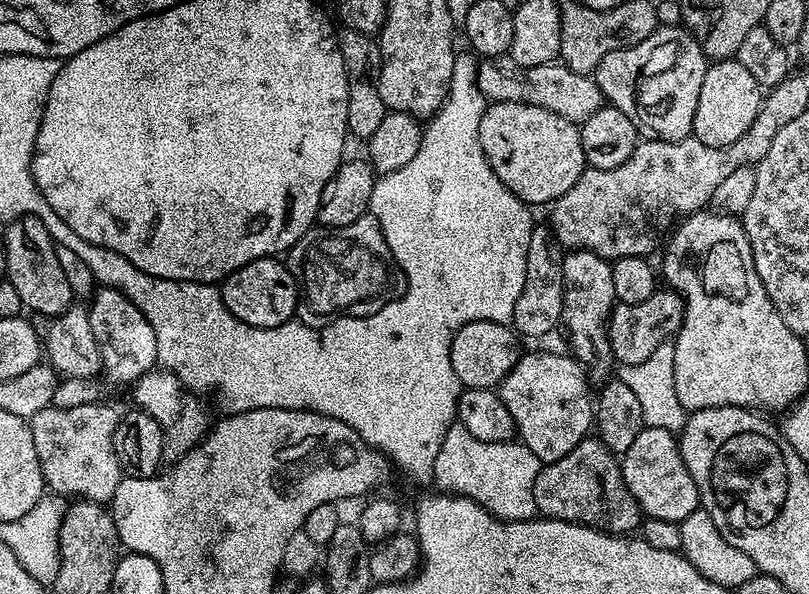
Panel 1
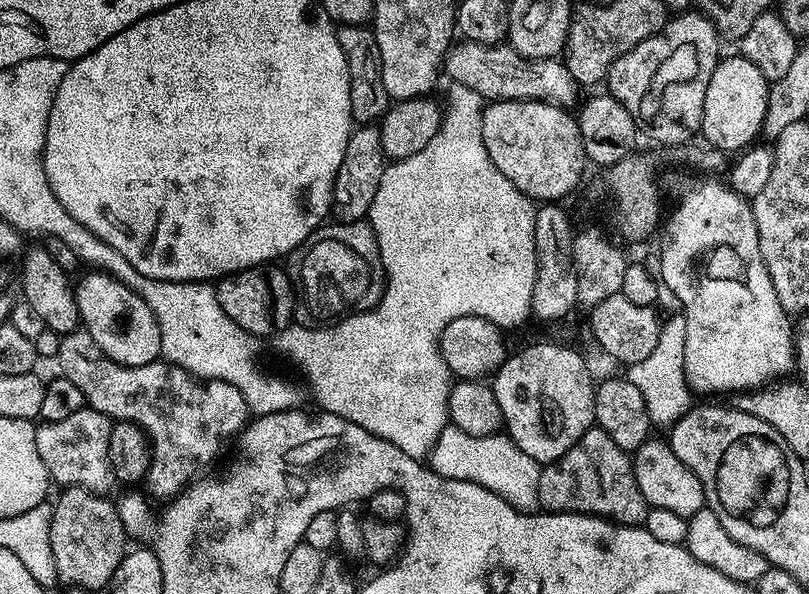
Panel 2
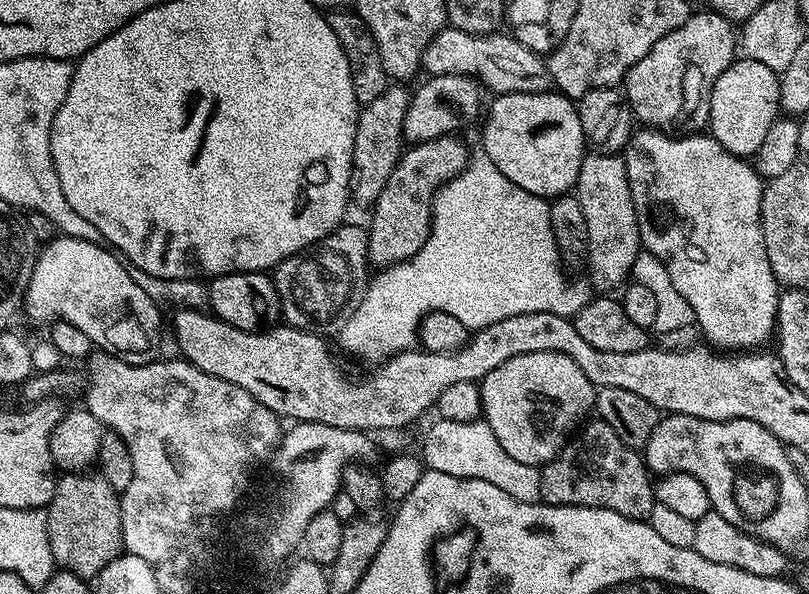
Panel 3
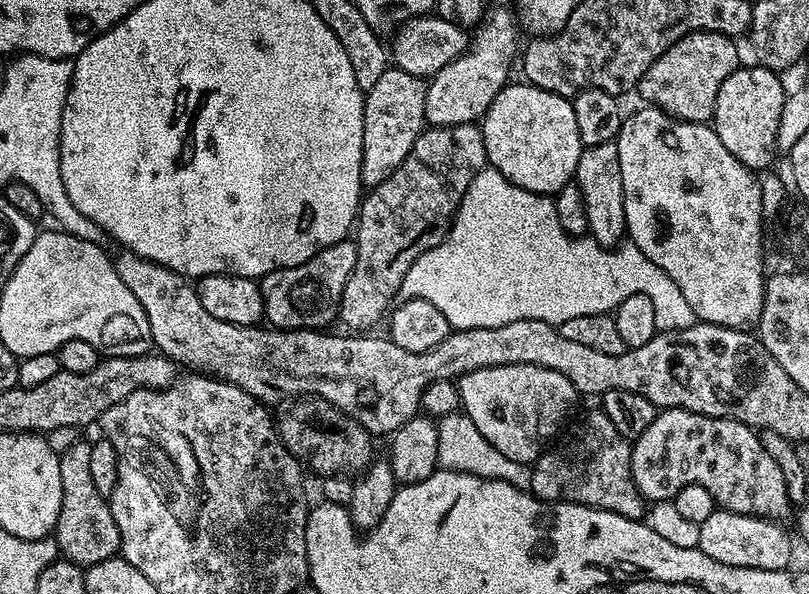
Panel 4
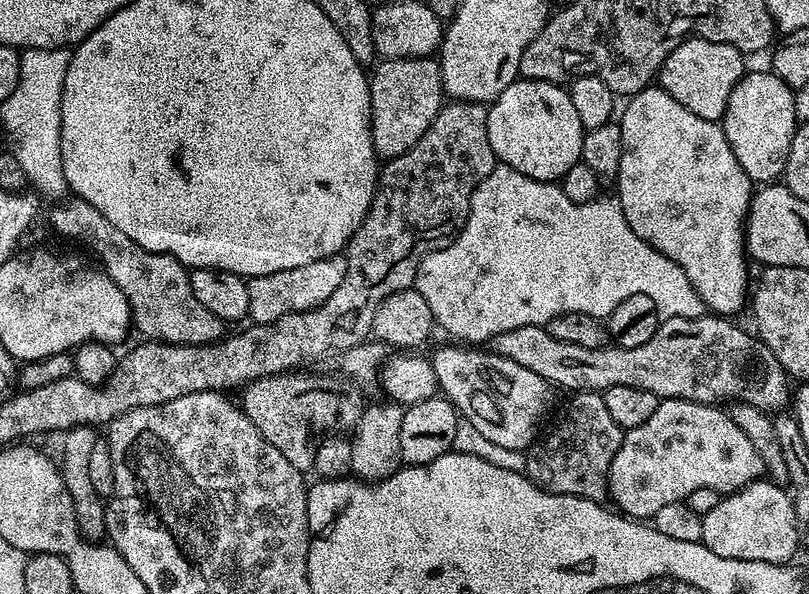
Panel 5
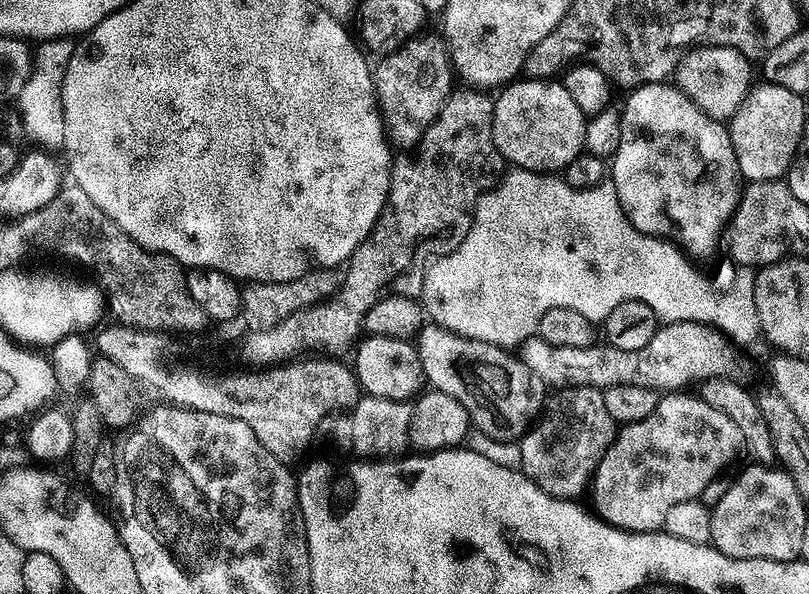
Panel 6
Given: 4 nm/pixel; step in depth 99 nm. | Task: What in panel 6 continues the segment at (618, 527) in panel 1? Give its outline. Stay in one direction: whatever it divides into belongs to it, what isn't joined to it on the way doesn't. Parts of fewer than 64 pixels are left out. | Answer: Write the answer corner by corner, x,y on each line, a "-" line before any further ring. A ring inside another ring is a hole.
578,386
577,388
561,388
559,390
553,391
551,394
545,395
542,411
539,413
538,419
527,429
518,440
518,445
520,445
520,452
518,448
518,460
520,456
519,467
522,469
524,475
529,476
531,480
540,487
544,492
547,492
550,496
558,496
560,499
565,501
571,501
572,496
576,496
580,491
585,491
585,488
589,485
592,479
592,473
596,471
598,462
602,458
602,454
606,454
606,450
610,445
612,445
612,439
616,436
618,431
618,425
614,418
610,418
610,413
606,410
606,402
604,401
604,393
601,389
591,388
590,386
-
552,432
564,432
556,441
552,444

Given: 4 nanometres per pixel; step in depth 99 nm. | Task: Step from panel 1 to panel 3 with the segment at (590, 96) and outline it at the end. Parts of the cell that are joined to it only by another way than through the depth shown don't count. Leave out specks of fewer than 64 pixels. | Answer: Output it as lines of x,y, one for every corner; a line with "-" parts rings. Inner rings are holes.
446,26
426,46
423,71
428,76
470,76
492,94
506,92
547,92
550,88
548,65
541,53
532,52
511,34
475,36
462,30

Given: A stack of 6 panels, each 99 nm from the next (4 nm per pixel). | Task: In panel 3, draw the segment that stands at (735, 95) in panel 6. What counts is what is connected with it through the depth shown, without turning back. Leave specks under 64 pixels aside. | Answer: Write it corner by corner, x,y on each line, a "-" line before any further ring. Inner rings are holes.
693,11
692,17
682,22
678,30
670,30
666,38
654,42
654,50
650,50
650,54
646,54
642,62
634,62
634,66
625,76
622,91
627,99
628,107
632,110
633,117
641,125
669,134
700,134
708,128
710,94
722,70
726,70
732,65
733,60
737,59
738,36
734,31
733,21
718,15
717,12
703,11

